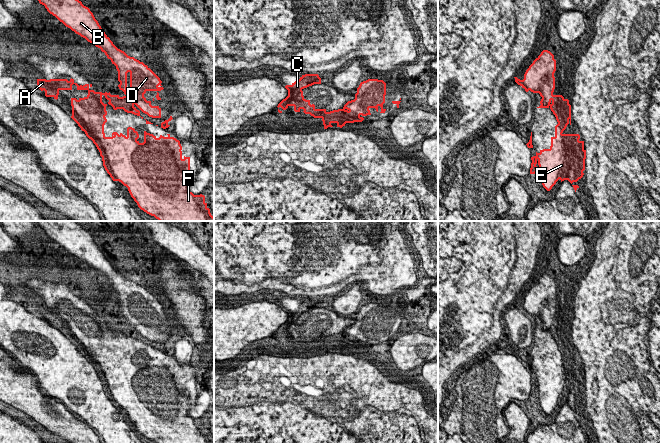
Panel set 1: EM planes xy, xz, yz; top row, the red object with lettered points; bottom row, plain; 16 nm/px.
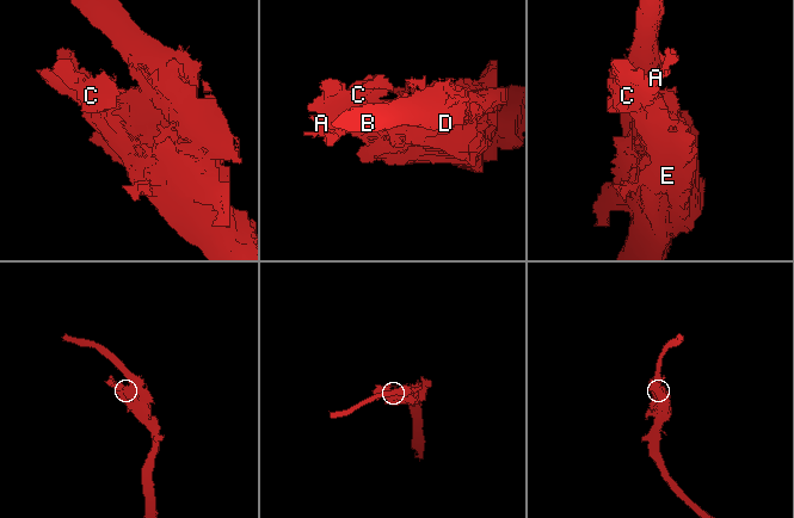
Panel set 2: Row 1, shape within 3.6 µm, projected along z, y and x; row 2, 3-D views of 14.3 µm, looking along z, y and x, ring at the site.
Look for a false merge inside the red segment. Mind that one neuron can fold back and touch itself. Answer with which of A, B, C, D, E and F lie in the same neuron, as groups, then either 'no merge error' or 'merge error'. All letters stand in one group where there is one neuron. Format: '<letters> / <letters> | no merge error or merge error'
A C E F / B D | merge error

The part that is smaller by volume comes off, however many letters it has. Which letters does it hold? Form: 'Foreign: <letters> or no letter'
Foreign: B, D

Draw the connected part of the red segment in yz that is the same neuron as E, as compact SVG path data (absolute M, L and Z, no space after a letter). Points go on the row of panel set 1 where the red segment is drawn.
M553 95L550 109L556 117L558 124L555 126L555 136L551 137L551 146L549 149L540 150L539 153L531 157L532 163L530 174L539 173L540 182L543 187L550 191L556 182L568 180L571 184L577 182L584 175L586 150L584 149L584 141L580 141L579 134L564 134L563 131L567 125L571 125L571 105L569 100L562 95Z

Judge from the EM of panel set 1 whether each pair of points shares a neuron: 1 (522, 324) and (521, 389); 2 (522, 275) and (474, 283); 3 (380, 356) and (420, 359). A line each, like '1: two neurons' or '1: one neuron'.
1: two neurons
2: two neurons
3: two neurons

